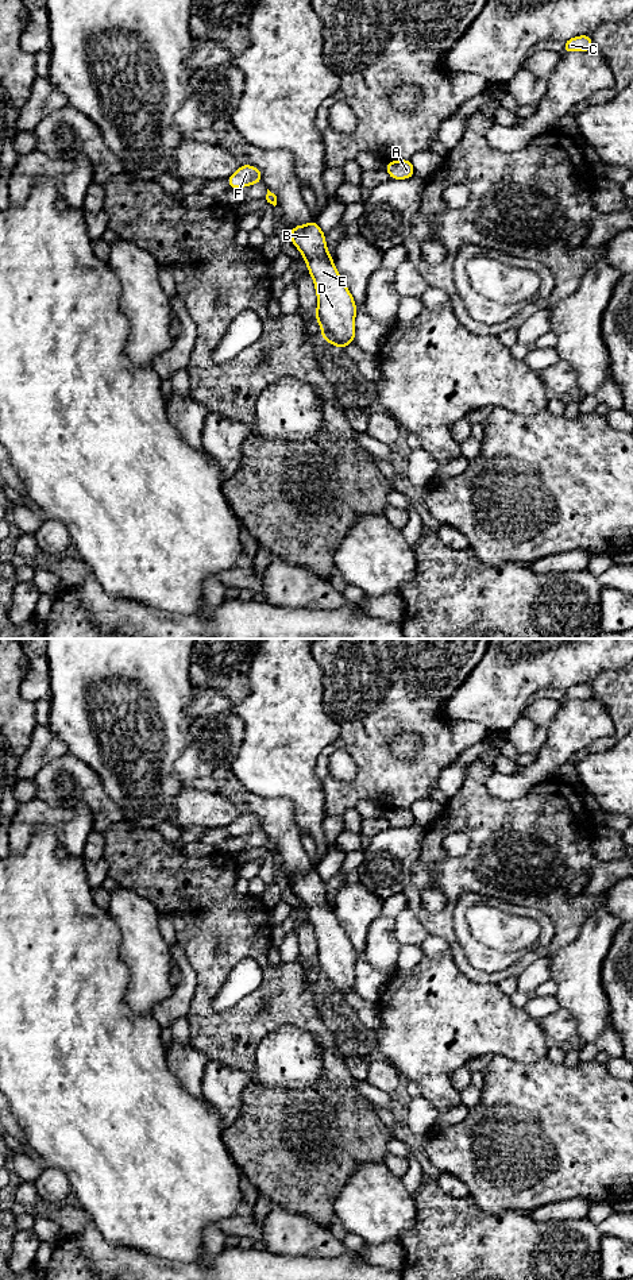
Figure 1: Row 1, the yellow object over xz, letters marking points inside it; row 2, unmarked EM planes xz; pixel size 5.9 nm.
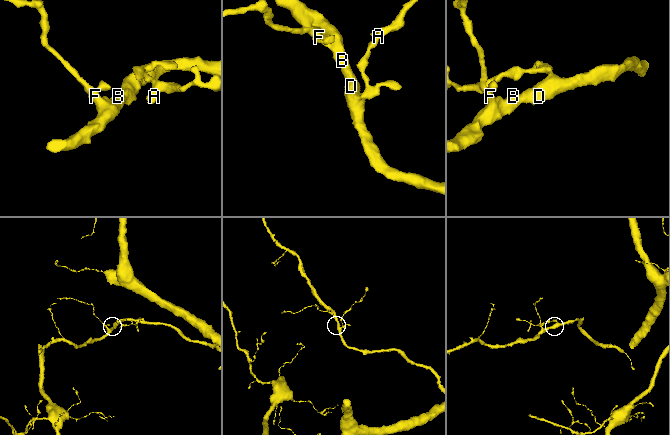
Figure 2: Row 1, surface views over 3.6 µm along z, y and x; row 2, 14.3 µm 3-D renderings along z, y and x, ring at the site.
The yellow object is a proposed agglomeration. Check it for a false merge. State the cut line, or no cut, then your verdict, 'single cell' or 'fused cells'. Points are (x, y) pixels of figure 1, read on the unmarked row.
no cut | single cell

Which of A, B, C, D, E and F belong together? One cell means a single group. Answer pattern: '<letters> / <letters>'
A B C D E F

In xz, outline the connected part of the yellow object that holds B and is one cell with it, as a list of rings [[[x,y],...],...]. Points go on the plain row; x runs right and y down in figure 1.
[[[316,868],[296,874],[290,880],[293,892],[300,898],[317,940],[314,967],[321,974],[321,984],[343,998],[355,988],[356,952],[339,924],[325,894],[325,882]]]

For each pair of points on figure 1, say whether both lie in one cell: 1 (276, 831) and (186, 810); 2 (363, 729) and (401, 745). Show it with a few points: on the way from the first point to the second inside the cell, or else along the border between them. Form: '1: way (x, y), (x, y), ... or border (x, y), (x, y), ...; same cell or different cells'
1: border (213, 793), (227, 798), (240, 812); different cells
2: border (421, 739), (413, 732), (400, 731), (389, 748); different cells

